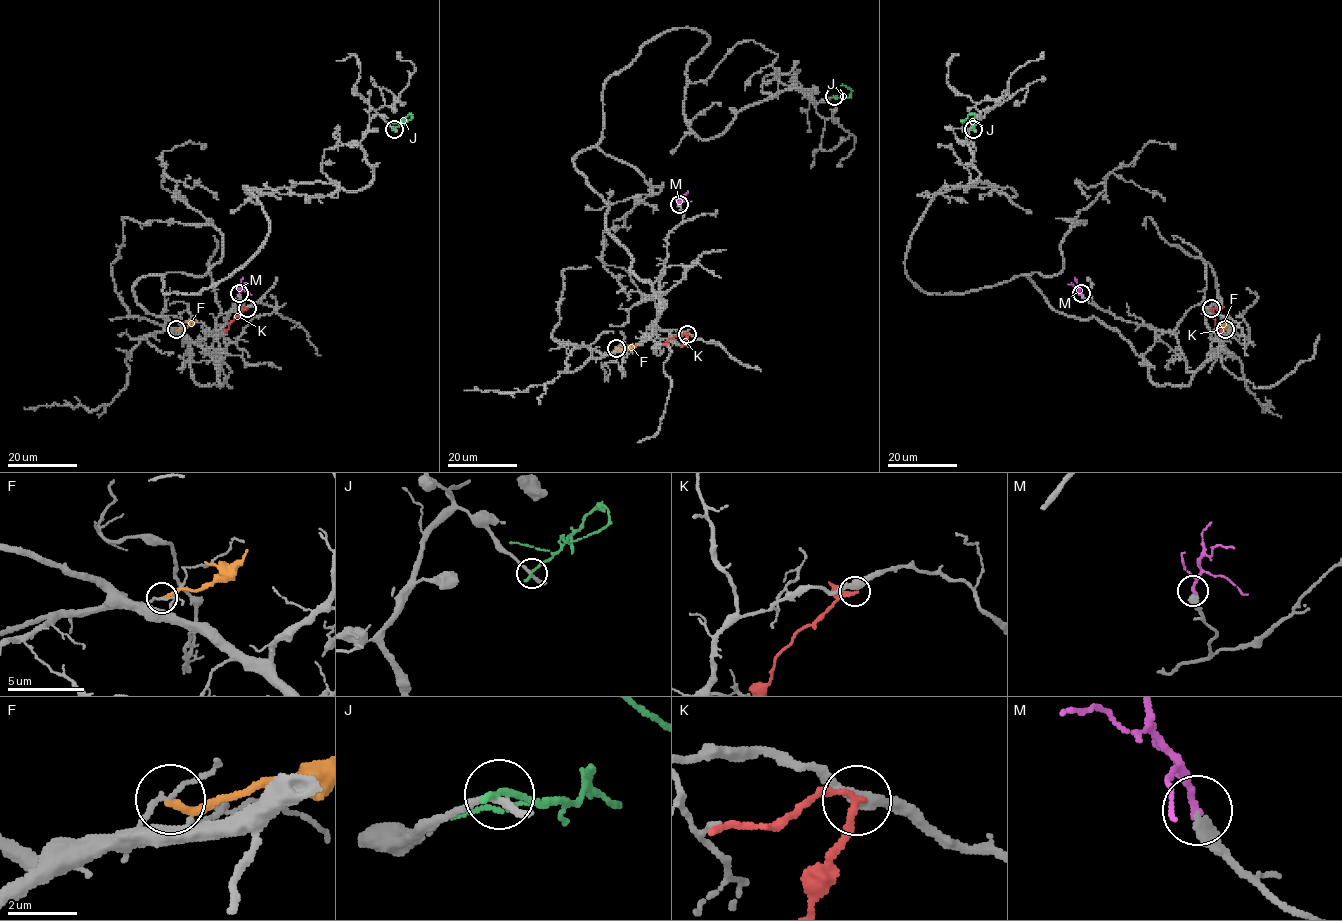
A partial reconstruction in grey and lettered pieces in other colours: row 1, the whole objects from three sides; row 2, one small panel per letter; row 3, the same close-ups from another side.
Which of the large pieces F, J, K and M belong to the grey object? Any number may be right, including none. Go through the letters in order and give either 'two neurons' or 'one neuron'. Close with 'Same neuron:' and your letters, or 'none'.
F: two neurons
J: two neurons
K: two neurons
M: one neuron
Same neuron: M

